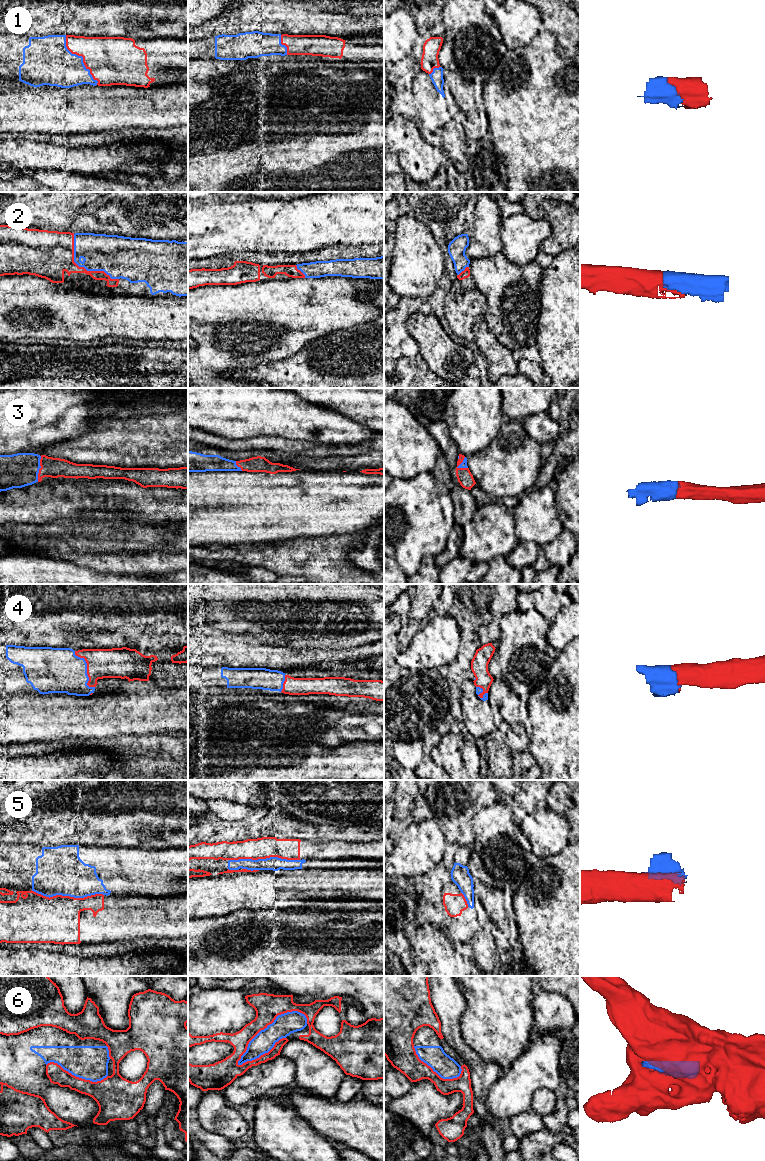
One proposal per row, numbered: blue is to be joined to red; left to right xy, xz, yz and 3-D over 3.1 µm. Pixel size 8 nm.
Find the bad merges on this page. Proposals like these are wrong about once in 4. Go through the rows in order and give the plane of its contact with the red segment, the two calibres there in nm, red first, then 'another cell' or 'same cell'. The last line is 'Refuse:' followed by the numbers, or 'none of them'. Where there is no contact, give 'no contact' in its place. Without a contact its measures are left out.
1: meets red in xy; 380 nm thick on the red side, 340 nm on the other; same cell
2: meets red in xy; 300 nm thick on the red side, 300 nm on the other; same cell
3: meets red in xy; 160 nm thick on the red side, 280 nm on the other; same cell
4: meets red in xy; 240 nm thick on the red side, 360 nm on the other; same cell
5: meets red in xy; 380 nm thick on the red side, 380 nm on the other; another cell
6: meets red in xz; 200 nm thick on the red side, 170 nm on the other; another cell
Refuse: 5, 6

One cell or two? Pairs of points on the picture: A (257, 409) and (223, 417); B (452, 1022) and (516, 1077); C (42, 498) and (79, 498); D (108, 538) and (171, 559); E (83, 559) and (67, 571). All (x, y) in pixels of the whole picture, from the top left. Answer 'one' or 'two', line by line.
A: one
B: two
C: one
D: one
E: two

